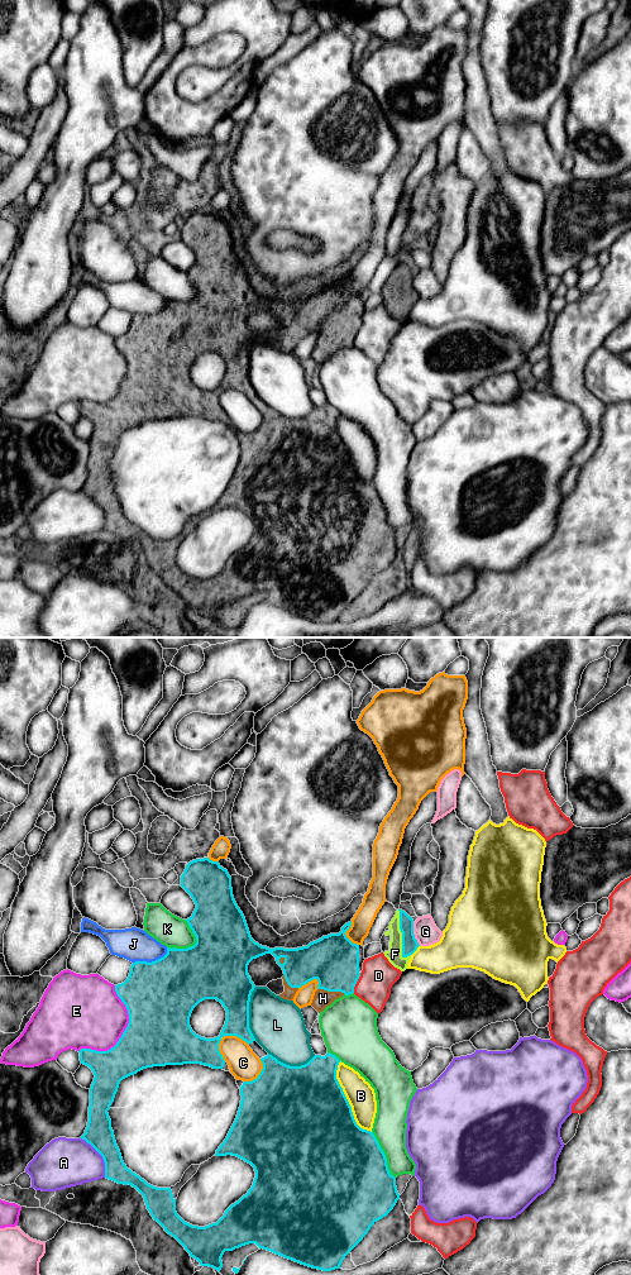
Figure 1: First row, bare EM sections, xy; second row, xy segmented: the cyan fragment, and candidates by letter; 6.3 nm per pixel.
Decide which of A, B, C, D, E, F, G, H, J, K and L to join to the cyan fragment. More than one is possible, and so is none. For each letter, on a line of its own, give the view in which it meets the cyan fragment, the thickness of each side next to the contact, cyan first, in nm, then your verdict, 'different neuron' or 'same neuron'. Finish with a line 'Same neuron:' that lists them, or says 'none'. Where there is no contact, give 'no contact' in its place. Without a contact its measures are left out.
A: contact in xy; calibres 180 and 320 nm; different neuron
B: contact in xy; calibres 500 and 180 nm; different neuron
C: contact in xy; calibres 190 and 190 nm; different neuron
D: contact in xy; calibres 320 and 220 nm; different neuron
E: contact in xy; calibres 420 and 440 nm; different neuron
F: contact in xy; calibres 100 and 100 nm; same neuron
G: contact in xy; calibres 100 and 150 nm; different neuron
H: contact in xy; calibres 320 and 110 nm; same neuron
J: contact in xy; calibres 440 and 220 nm; different neuron
K: contact in xy; calibres 400 and 200 nm; different neuron
L: contact in xy; calibres 280 and 340 nm; different neuron
Same neuron: F, H

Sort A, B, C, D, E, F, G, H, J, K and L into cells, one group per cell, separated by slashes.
A / B / C / D / E / F H / G / J / K / L

